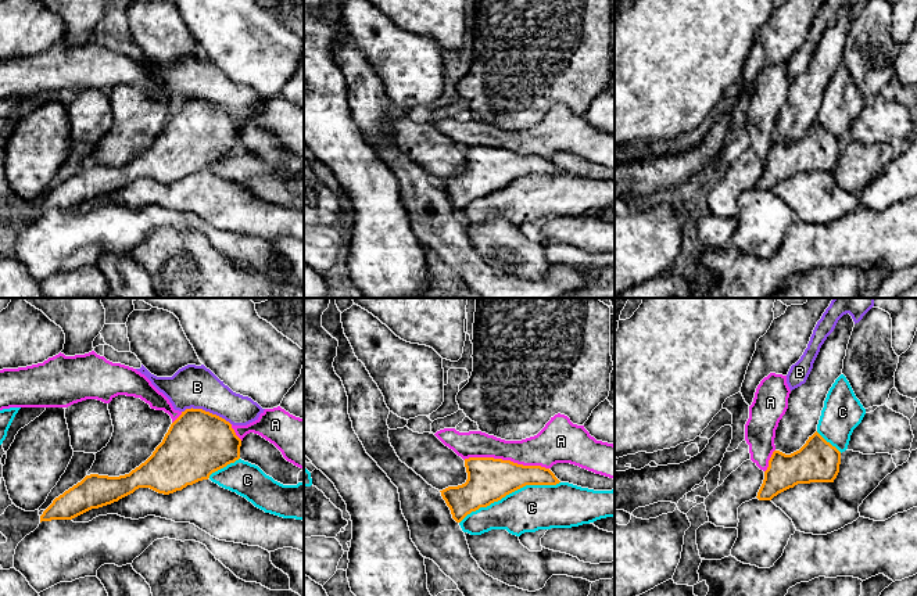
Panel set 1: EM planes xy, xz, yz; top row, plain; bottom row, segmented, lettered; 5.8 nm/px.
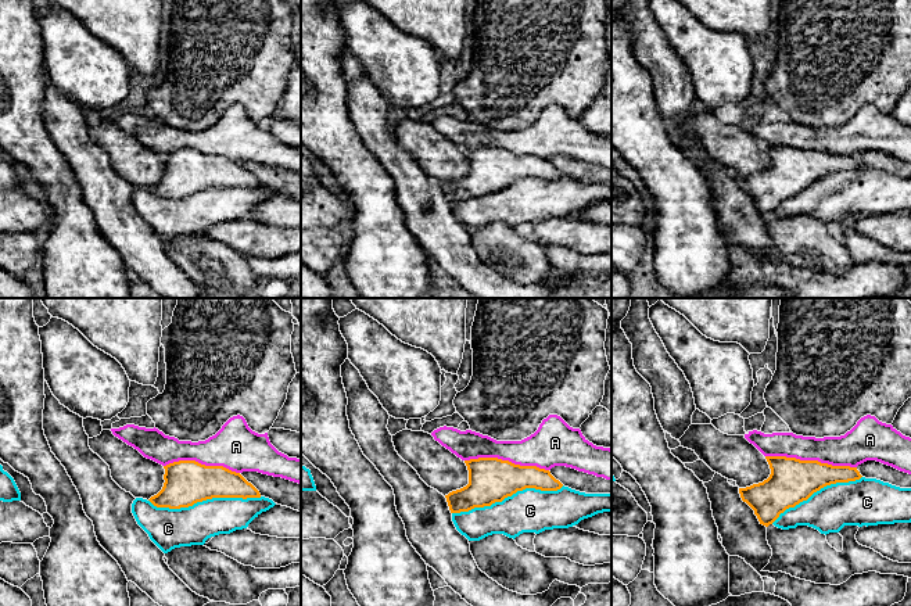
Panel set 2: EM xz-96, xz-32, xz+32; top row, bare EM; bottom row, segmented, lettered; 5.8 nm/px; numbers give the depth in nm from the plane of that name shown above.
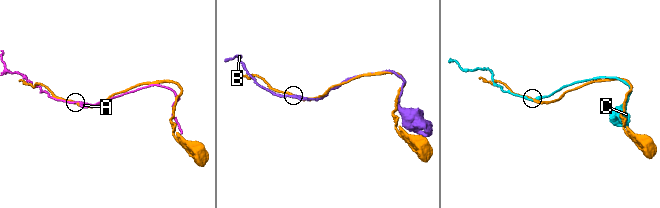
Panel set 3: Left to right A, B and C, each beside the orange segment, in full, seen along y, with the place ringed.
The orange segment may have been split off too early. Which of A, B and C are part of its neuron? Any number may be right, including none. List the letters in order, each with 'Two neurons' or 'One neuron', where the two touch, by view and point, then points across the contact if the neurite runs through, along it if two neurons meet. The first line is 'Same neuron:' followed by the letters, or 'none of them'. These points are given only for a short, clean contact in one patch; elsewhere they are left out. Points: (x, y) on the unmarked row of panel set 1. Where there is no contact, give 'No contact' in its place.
Same neuron: none of them
A: Two neurons. Touches orange at xz (507, 150)
B: Two neurons. Touches orange at xy (207, 101)
C: Two neurons. Touches orange at xz (509, 182)

